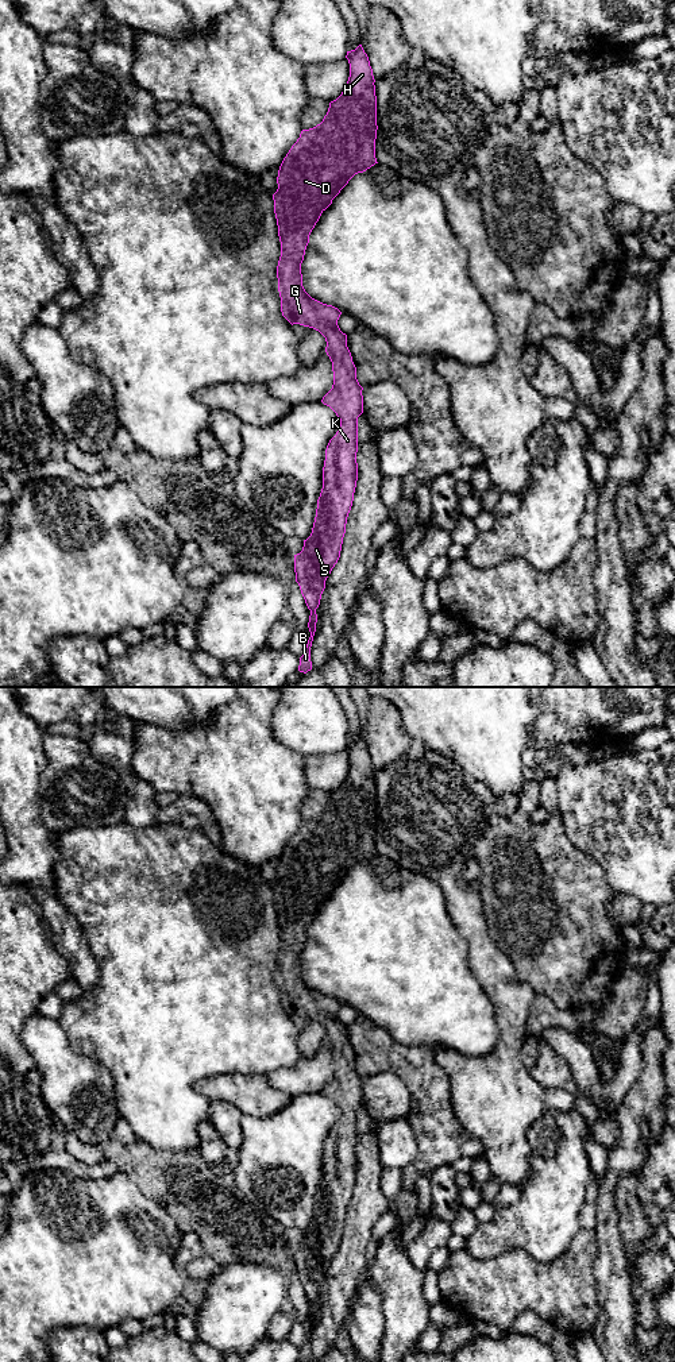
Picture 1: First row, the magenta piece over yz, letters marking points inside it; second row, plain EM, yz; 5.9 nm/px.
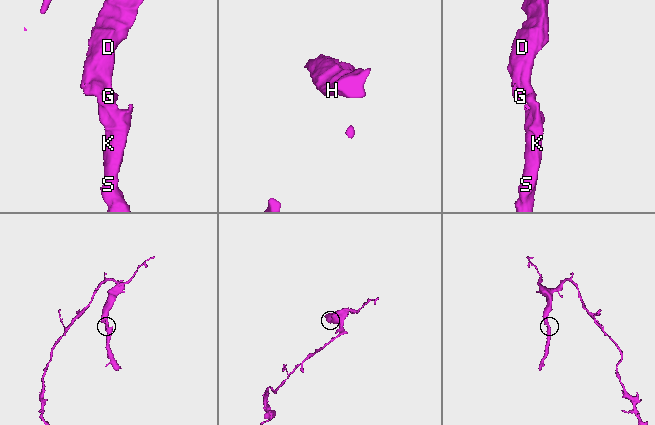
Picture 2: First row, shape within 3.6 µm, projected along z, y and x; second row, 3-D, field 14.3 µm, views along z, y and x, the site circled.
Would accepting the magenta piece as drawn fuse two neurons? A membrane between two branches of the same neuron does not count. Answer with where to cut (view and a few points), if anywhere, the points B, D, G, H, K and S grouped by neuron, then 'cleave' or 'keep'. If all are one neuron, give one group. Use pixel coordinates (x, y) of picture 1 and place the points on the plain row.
no cut | B D G H K S | keep

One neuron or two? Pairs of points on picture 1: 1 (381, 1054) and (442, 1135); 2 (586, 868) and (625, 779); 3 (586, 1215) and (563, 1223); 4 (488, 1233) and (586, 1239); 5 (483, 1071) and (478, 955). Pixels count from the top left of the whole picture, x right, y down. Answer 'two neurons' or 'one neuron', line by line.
1: one neuron
2: two neurons
3: two neurons
4: two neurons
5: one neuron

